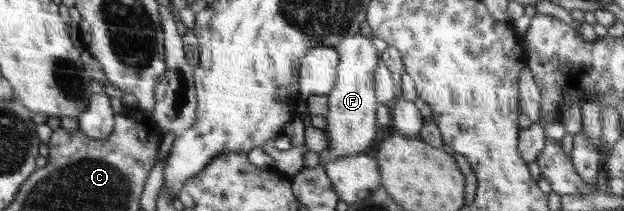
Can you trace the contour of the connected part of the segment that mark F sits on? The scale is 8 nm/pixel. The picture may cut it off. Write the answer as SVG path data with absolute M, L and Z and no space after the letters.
M372 34L345 35L335 50L339 53L337 80L327 95L327 133L331 154L335 158L355 156L373 151L373 138L377 135L377 98L374 90L374 73L377 69L377 49L371 41Z

